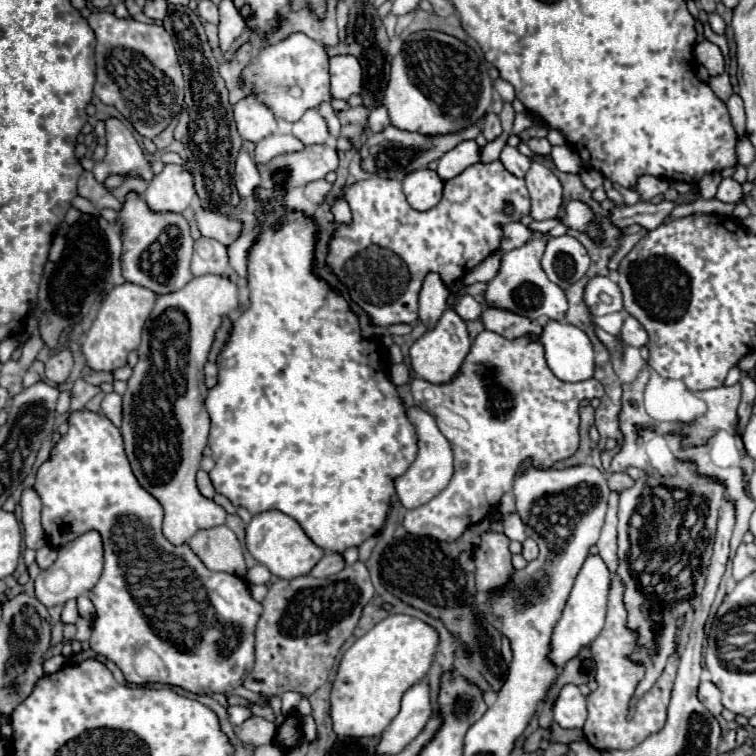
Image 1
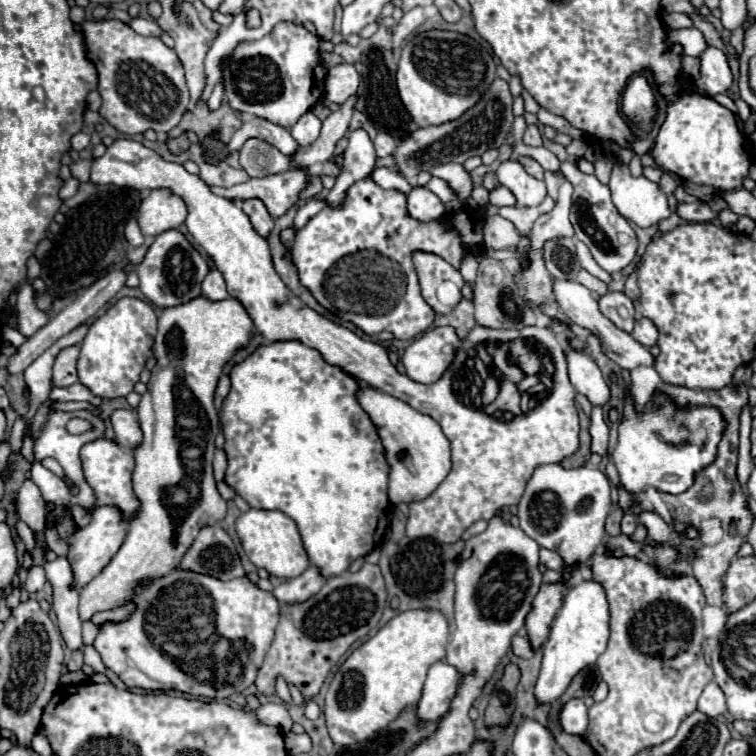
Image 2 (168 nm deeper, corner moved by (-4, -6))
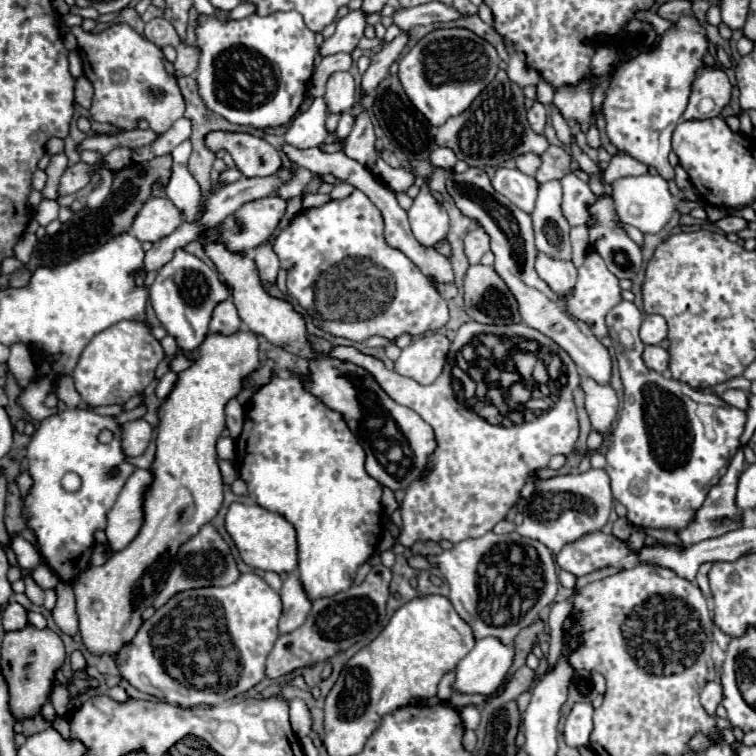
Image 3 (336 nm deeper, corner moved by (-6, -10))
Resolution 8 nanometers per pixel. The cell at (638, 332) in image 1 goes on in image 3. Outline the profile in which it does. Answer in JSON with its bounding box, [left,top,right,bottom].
[641,314,667,344]

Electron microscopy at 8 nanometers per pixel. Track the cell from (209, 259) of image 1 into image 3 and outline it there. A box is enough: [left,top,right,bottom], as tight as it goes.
[209,300,241,336]

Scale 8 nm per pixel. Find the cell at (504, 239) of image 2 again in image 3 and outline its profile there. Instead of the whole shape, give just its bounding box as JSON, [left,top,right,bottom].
[463,228,489,264]

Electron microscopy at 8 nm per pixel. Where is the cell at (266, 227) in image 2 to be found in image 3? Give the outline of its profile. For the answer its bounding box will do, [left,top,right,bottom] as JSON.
[253,242,279,286]

